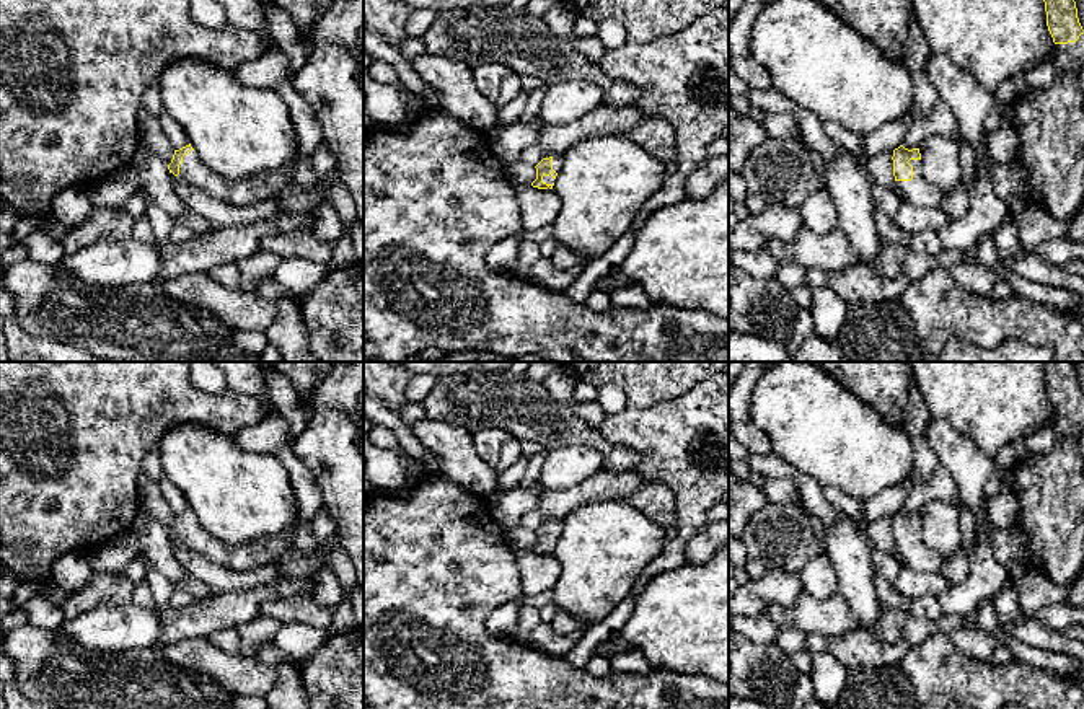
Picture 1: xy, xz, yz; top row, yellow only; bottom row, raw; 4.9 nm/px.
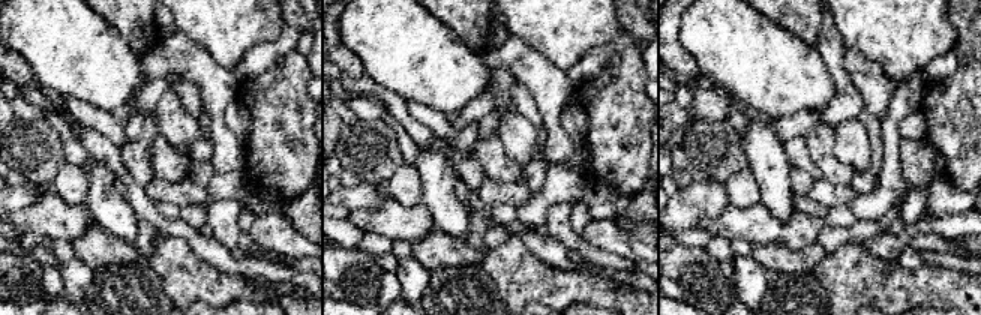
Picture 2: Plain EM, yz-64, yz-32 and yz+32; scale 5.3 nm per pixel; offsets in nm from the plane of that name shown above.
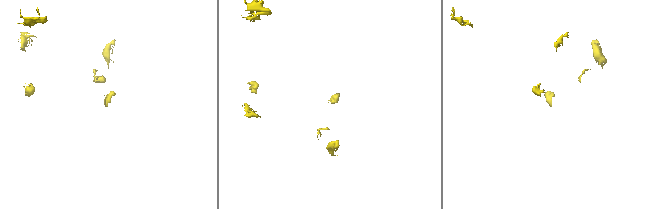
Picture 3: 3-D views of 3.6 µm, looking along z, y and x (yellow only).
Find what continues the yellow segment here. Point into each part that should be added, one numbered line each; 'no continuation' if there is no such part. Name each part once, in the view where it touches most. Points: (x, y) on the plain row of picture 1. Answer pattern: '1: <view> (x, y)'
1: yz (918, 556)

